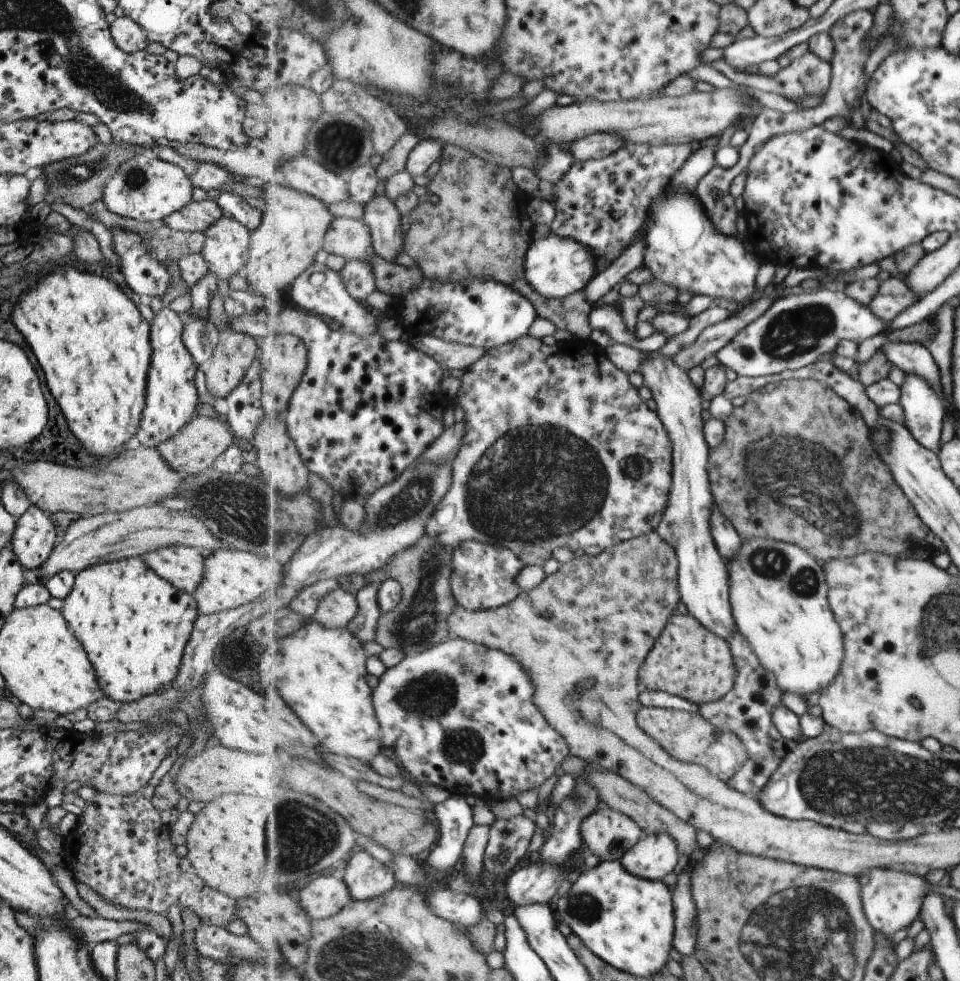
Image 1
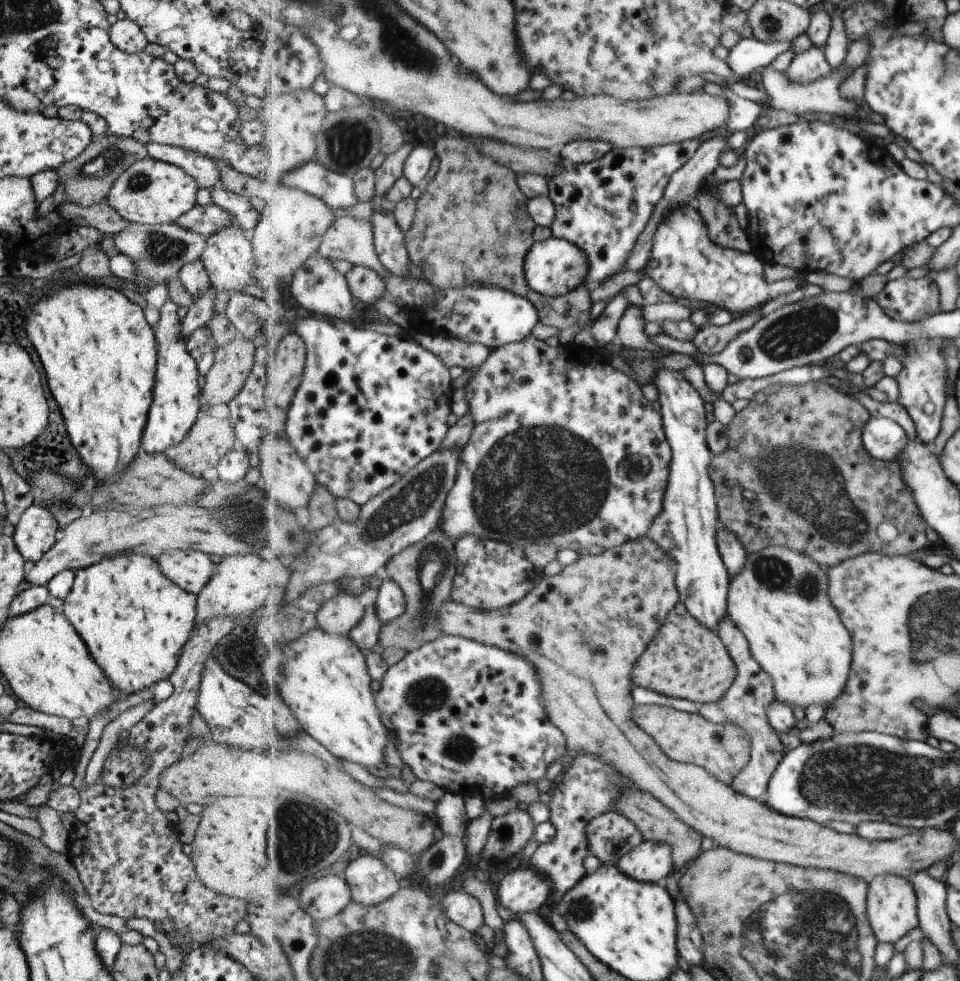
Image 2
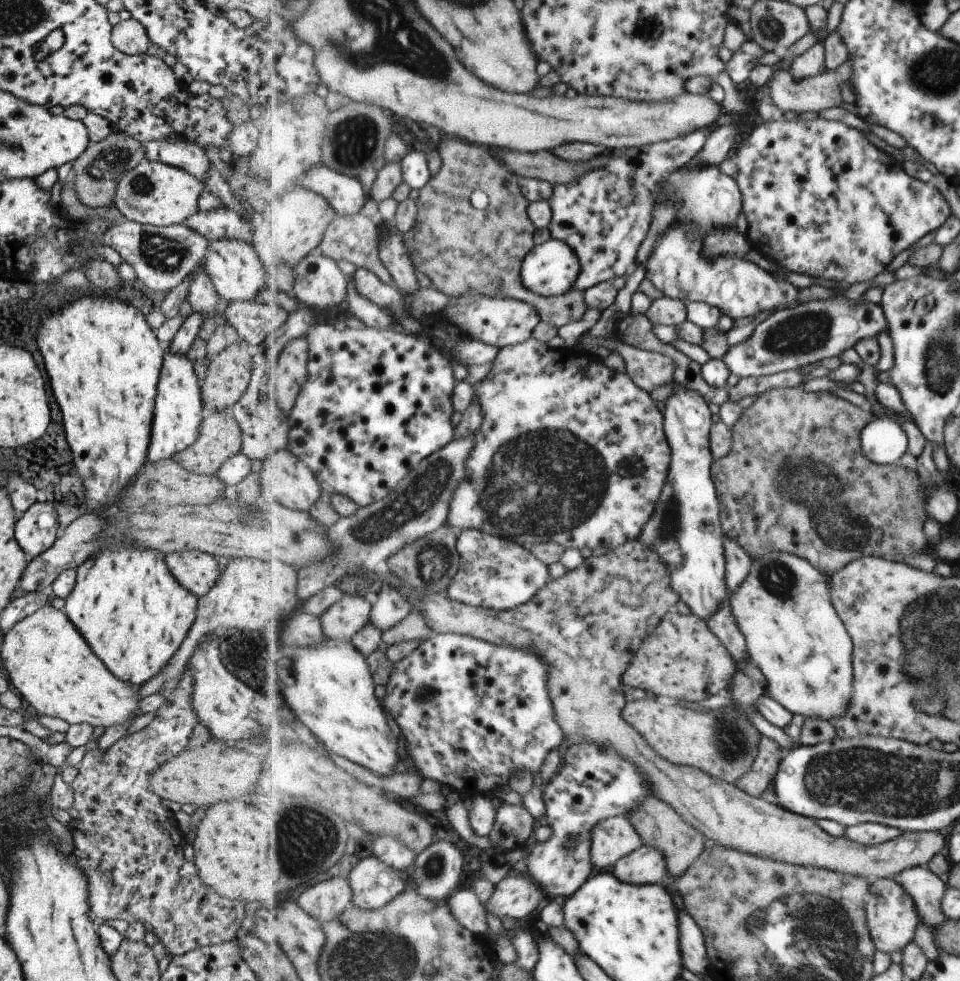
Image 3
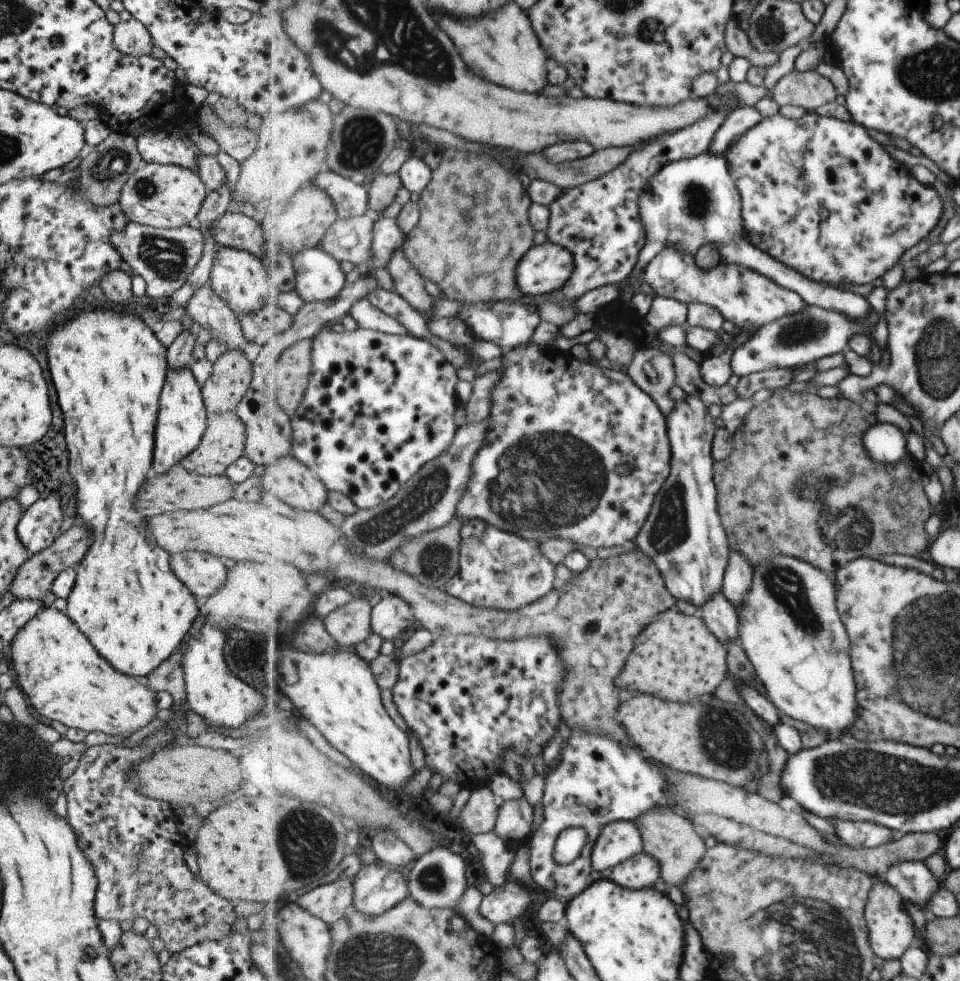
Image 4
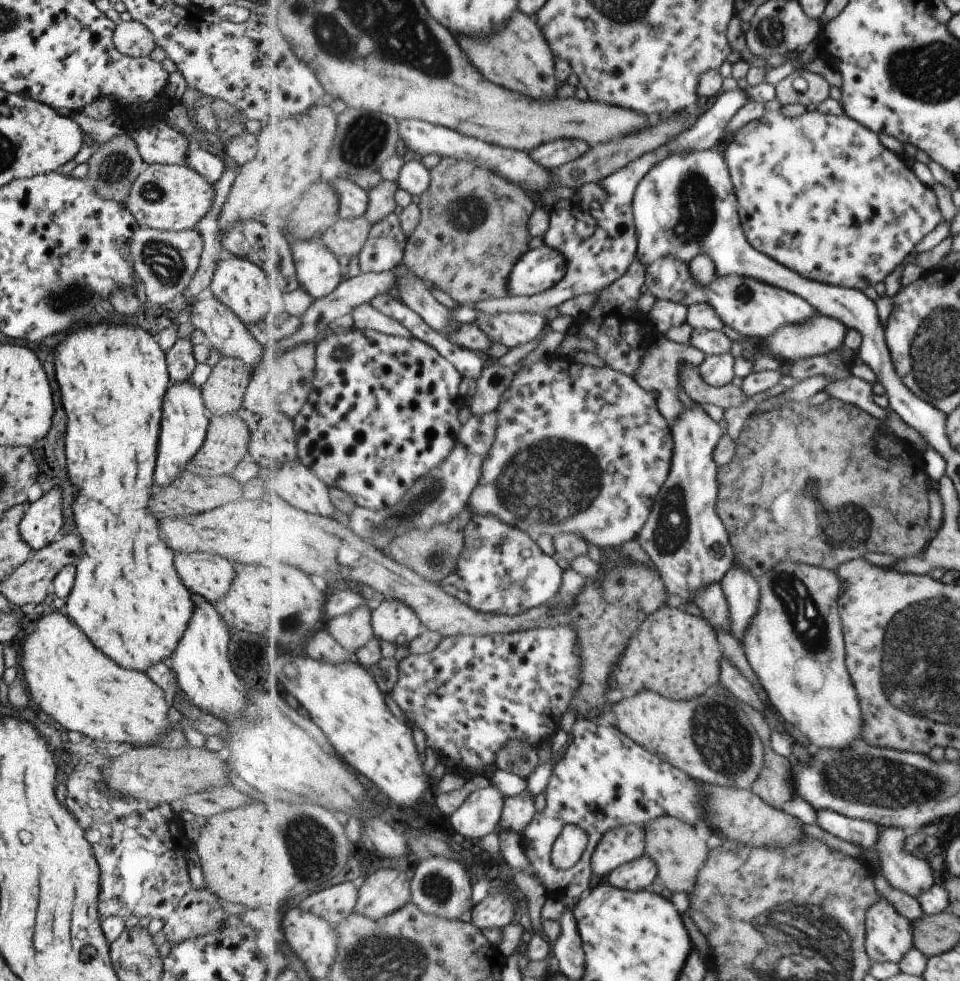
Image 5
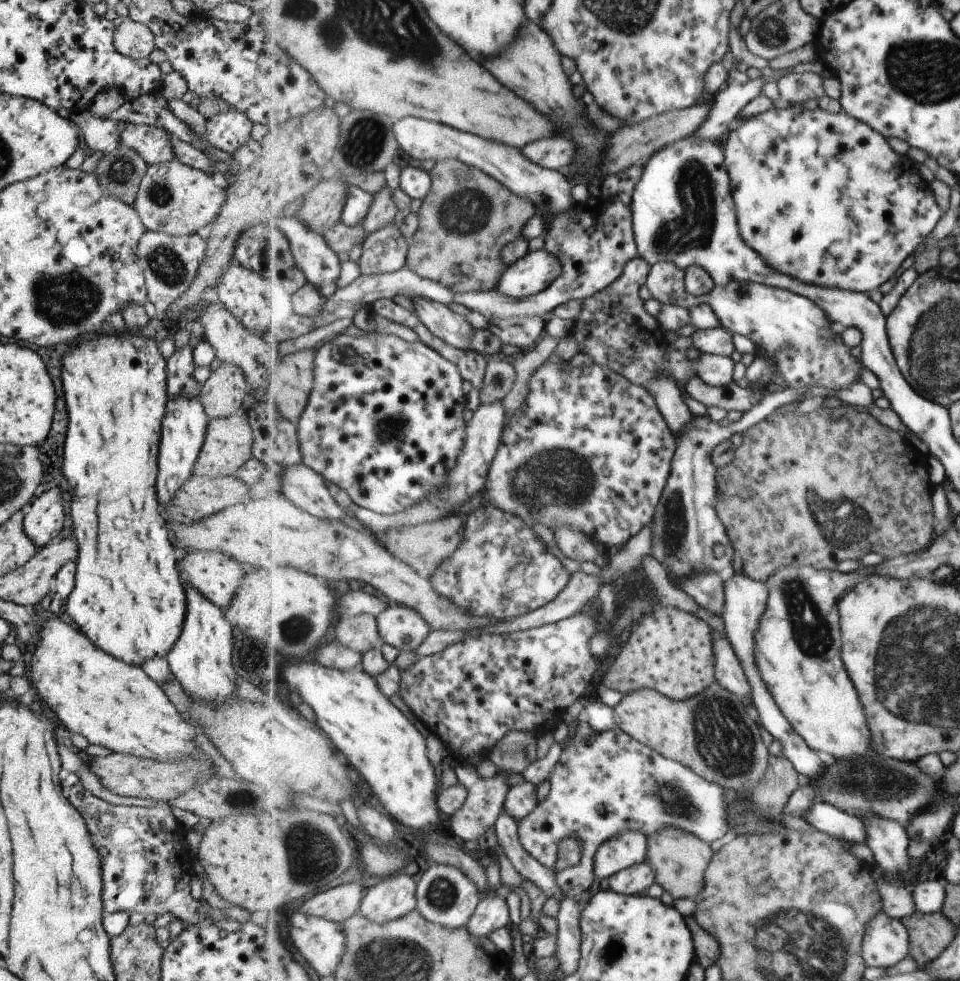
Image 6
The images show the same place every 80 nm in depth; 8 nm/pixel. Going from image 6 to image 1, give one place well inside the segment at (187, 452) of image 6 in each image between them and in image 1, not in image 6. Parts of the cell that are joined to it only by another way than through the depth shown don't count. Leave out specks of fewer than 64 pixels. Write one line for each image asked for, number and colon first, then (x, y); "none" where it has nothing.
1: (170, 396)
2: (175, 397)
3: (177, 411)
4: (180, 420)
5: (183, 422)

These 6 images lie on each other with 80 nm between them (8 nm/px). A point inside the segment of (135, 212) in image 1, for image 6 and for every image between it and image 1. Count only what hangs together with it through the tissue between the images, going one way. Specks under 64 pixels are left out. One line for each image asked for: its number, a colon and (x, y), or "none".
2: (148, 191)
3: (152, 193)
4: (164, 196)
5: (167, 197)
6: (173, 198)

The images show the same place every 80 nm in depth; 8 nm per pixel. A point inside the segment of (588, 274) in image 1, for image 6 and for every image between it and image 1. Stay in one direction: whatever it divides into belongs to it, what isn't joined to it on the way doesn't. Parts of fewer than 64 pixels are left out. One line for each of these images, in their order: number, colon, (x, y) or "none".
2: (554, 267)
3: (552, 268)
4: (546, 269)
5: (540, 269)
6: (536, 271)

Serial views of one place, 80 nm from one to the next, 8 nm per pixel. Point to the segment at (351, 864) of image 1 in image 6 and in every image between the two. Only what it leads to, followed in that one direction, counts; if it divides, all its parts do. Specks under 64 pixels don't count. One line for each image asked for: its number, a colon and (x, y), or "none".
2: (371, 880)
3: (375, 883)
4: (378, 887)
5: (387, 891)
6: (394, 896)

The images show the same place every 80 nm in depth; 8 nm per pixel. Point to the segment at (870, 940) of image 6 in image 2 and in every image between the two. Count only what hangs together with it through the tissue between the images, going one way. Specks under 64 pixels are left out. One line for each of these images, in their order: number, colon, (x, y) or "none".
2: (892, 903)
3: (892, 914)
4: (892, 928)
5: (889, 935)

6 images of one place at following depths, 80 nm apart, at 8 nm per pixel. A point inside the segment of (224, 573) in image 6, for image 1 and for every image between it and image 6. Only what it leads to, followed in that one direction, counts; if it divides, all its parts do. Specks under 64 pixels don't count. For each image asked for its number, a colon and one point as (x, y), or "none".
1: (182, 567)
2: (189, 569)
3: (196, 571)
4: (203, 574)
5: (209, 575)

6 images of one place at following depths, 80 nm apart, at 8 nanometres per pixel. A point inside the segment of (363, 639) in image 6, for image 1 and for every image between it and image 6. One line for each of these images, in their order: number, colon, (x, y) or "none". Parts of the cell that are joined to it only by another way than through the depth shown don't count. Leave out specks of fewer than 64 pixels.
1: (336, 609)
2: (338, 616)
3: (343, 620)
4: (351, 623)
5: (354, 630)

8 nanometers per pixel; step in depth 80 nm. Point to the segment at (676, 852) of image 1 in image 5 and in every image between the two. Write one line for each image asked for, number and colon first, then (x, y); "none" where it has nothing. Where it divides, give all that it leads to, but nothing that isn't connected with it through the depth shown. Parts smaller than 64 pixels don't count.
2: (652, 861)
3: (646, 866)
4: (642, 871)
5: (637, 875)

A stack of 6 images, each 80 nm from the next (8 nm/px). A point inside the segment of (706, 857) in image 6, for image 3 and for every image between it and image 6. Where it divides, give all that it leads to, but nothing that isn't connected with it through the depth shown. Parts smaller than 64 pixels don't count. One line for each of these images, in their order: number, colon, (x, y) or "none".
3: (661, 826)
4: (670, 836)
5: (673, 843)

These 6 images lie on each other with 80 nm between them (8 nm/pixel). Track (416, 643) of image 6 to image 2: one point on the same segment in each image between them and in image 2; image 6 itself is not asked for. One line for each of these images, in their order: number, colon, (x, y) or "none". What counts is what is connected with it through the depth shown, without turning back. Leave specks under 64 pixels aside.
2: (391, 603)
3: (392, 606)
4: (392, 616)
5: (394, 621)

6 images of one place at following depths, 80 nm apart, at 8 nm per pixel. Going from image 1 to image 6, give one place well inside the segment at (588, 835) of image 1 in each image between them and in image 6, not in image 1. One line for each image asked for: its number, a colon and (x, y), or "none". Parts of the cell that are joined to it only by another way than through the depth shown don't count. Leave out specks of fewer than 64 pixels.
2: (612, 835)
3: (615, 838)
4: (620, 840)
5: (627, 843)
6: (630, 847)

